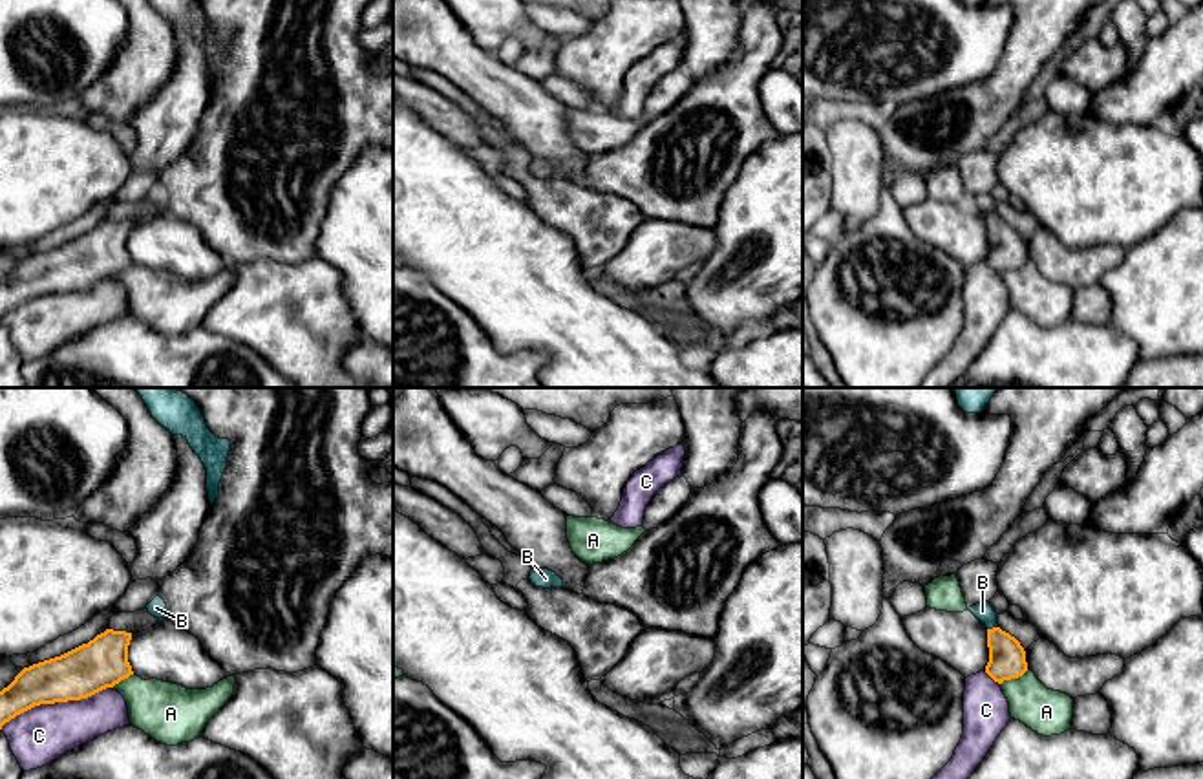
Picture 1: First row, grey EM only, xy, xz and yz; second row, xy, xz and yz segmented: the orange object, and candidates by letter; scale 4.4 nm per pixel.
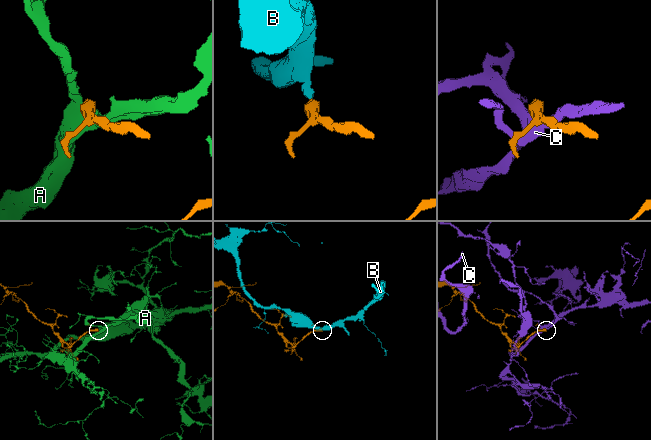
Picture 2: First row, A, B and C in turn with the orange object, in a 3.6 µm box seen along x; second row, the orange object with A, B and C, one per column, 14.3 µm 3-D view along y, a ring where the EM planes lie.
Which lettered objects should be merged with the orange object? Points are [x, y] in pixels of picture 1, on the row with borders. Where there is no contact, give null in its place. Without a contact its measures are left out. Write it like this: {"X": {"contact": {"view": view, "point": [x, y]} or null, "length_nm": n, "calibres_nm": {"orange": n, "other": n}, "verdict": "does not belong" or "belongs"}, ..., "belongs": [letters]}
{"A": {"contact": {"view": "yz", "point": [1013, 677]}, "length_nm": 150, "calibres_nm": {"orange": 160, "other": 200}, "verdict": "does not belong"}, "B": {"contact": {"view": "yz", "point": [990, 629]}, "length_nm": 40, "calibres_nm": {"orange": 160, "other": 80}, "verdict": "belongs"}, "C": {"contact": {"view": "xy", "point": [55, 701]}, "length_nm": 550, "calibres_nm": {"orange": 220, "other": 260}, "verdict": "does not belong"}, "belongs": ["B"]}

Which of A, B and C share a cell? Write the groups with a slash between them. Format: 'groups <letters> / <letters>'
groups A / B / C

